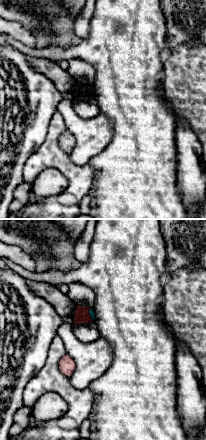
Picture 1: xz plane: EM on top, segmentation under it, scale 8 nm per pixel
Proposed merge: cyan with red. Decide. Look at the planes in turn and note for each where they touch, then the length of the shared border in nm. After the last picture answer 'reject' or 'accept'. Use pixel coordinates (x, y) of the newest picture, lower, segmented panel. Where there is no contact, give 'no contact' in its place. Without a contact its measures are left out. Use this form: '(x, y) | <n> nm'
(89, 313) | 110 nm

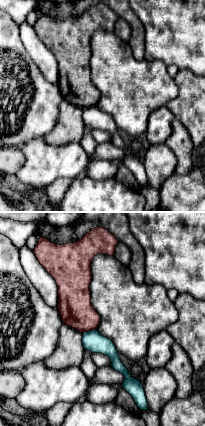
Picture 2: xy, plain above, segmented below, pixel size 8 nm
(89, 331) | 110 nm

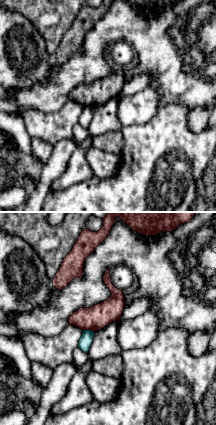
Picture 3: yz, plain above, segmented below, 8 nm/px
(89, 330) | 100 nm

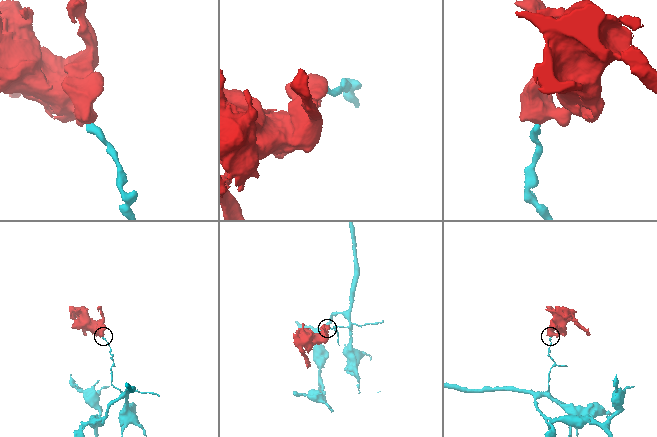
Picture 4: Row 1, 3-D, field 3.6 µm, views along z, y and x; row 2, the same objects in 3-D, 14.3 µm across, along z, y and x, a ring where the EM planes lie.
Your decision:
reject

